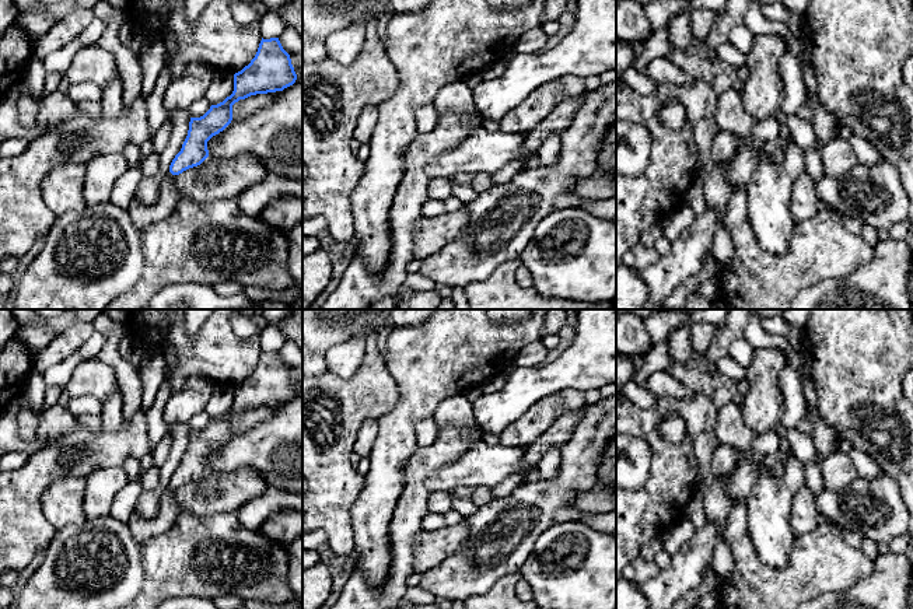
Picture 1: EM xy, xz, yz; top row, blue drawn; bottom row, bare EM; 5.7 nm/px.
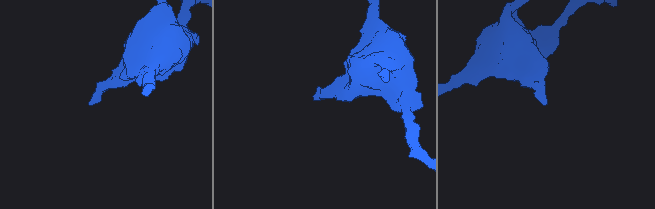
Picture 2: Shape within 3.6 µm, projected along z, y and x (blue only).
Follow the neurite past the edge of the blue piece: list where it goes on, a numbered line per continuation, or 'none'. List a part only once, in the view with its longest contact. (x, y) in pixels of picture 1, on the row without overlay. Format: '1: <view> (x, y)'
1: xy (142, 528)

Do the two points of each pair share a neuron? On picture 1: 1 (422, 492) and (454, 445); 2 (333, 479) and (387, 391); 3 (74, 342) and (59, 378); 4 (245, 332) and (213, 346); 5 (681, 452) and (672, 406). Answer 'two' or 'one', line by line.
1: one
2: one
3: two
4: two
5: one

